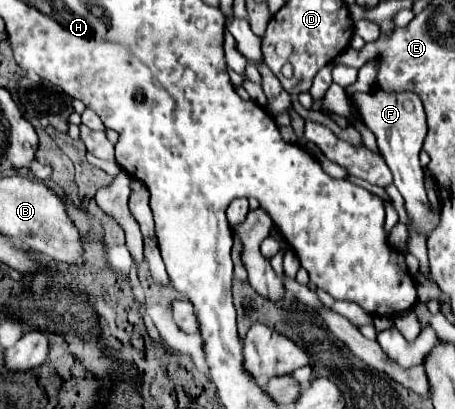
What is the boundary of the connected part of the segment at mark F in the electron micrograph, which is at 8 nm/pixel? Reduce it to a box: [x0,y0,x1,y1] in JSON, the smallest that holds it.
[353,88,439,234]

